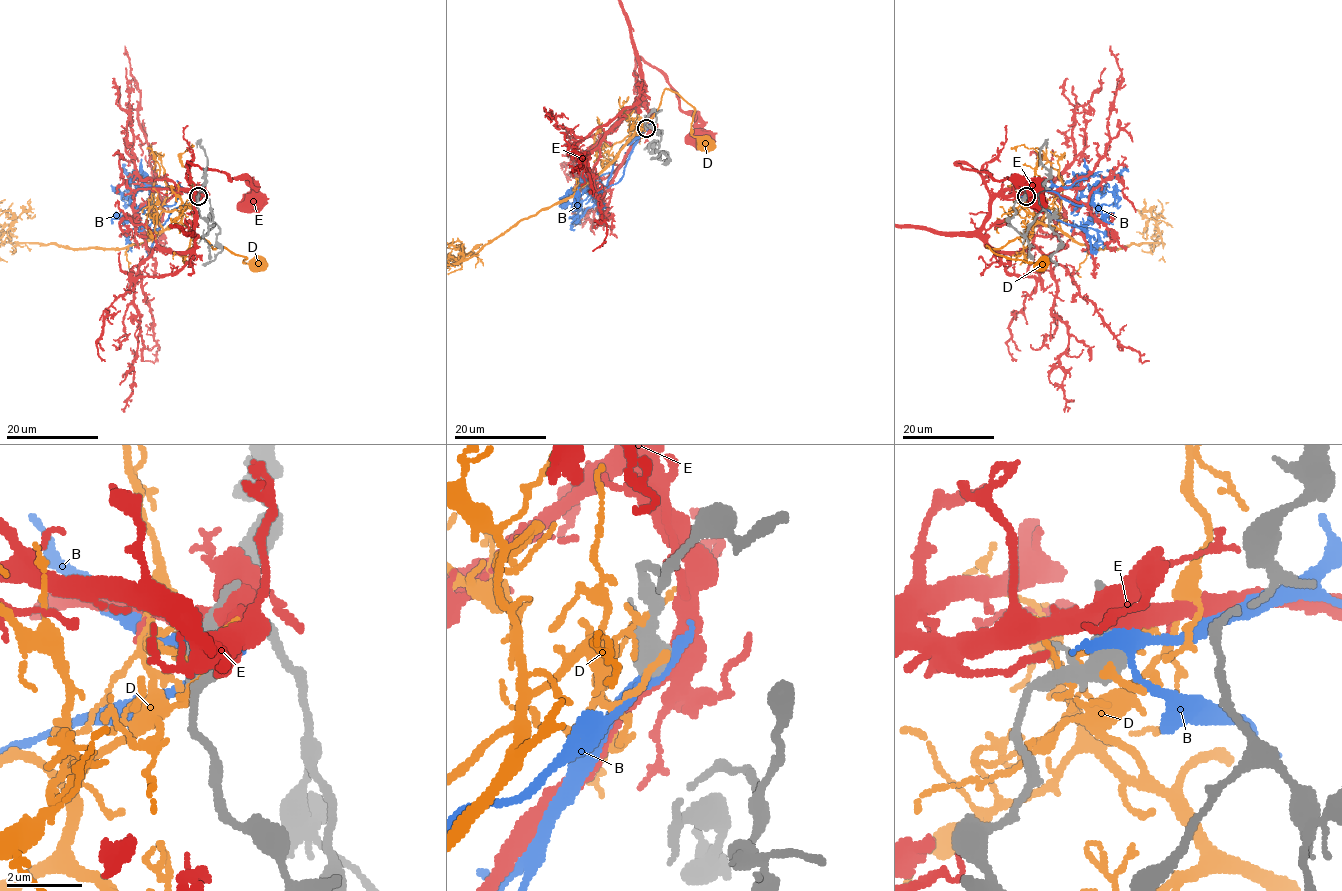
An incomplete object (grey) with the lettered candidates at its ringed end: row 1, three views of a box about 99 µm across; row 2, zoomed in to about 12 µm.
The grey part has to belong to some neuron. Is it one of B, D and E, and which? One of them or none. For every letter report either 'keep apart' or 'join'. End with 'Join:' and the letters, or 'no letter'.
B: join
D: keep apart
E: keep apart
Join: B

